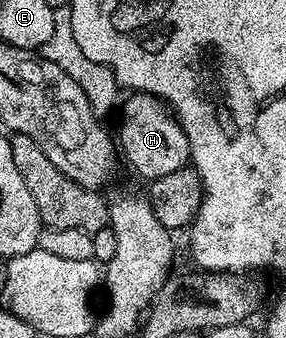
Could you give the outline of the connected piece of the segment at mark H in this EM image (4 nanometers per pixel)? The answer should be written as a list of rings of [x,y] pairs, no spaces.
[[[132,92],[123,99],[118,150],[144,180],[179,174],[189,165],[188,137],[176,115],[154,94]]]

